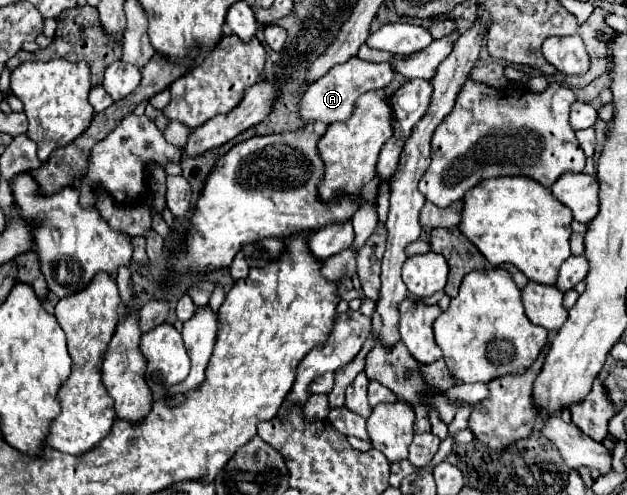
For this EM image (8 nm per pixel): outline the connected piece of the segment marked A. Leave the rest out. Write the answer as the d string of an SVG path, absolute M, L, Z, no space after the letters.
M353 57L337 67L333 67L325 77L317 79L317 83L309 85L305 95L301 97L299 103L299 115L305 123L335 123L335 121L345 121L349 119L353 105L359 95L371 91L371 89L383 89L391 83L393 79L393 69L389 63L367 63L359 57Z

